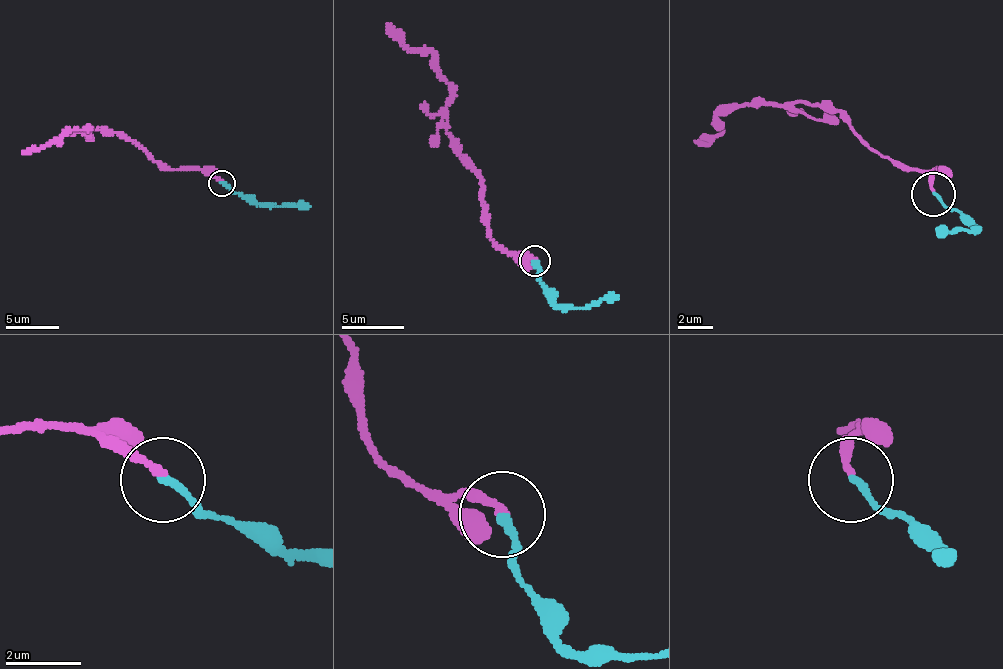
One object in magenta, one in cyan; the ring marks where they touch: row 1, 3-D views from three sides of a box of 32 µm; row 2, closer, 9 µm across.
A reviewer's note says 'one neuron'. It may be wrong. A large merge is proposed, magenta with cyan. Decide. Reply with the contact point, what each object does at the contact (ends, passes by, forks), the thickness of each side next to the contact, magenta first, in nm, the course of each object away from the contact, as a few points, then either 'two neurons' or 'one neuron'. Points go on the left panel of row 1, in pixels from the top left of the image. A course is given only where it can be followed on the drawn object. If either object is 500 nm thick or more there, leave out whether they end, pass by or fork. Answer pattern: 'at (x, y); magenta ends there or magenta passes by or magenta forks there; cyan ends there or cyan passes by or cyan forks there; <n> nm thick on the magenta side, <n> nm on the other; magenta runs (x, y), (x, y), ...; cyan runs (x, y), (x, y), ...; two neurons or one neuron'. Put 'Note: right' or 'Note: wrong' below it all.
at (222, 183); magenta ends there; cyan ends there; 170 nm thick on the magenta side, 200 nm on the other; magenta runs (222, 182), (193, 169), (173, 169), (116, 132), (83, 127), (22, 153); cyan runs (222, 182), (259, 204), (309, 206); one neuron
Note: right

